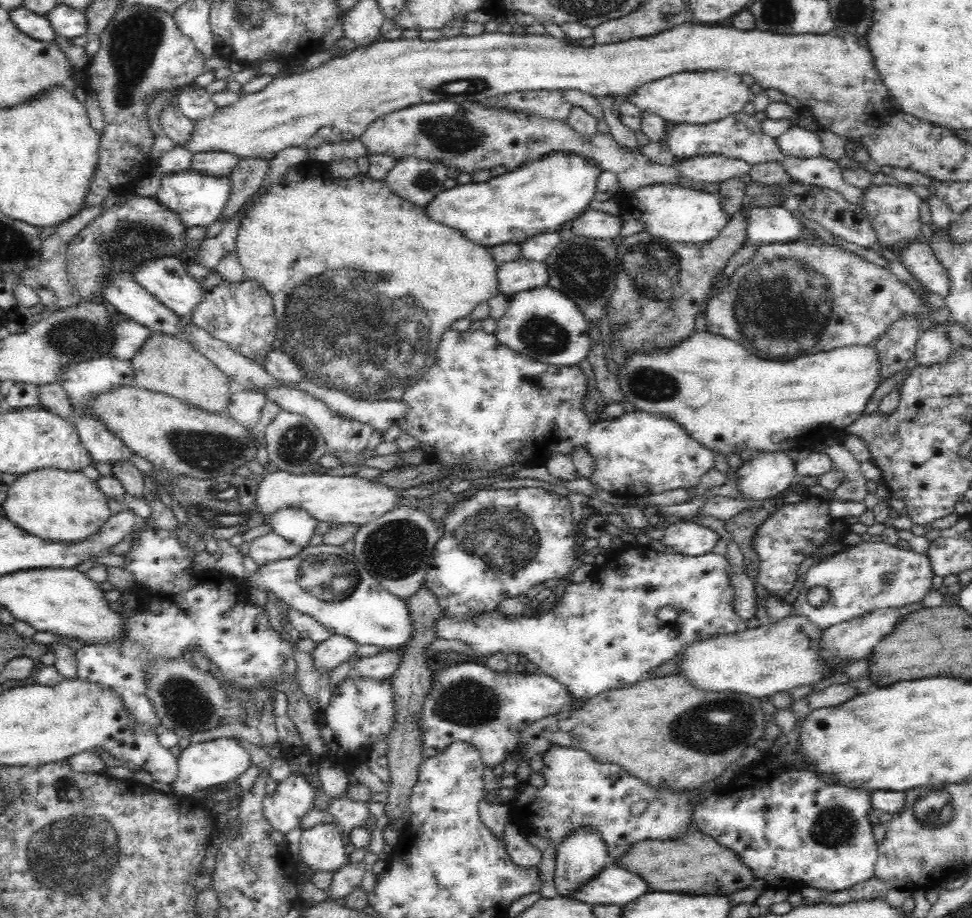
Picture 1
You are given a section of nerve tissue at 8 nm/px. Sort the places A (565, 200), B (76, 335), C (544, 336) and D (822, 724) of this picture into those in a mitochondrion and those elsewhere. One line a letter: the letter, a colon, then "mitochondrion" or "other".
A: other
B: mitochondrion
C: mitochondrion
D: other

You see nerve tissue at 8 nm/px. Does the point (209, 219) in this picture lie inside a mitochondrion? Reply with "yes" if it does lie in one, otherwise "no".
no

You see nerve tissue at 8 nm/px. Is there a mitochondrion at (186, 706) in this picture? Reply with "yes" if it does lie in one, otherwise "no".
yes

